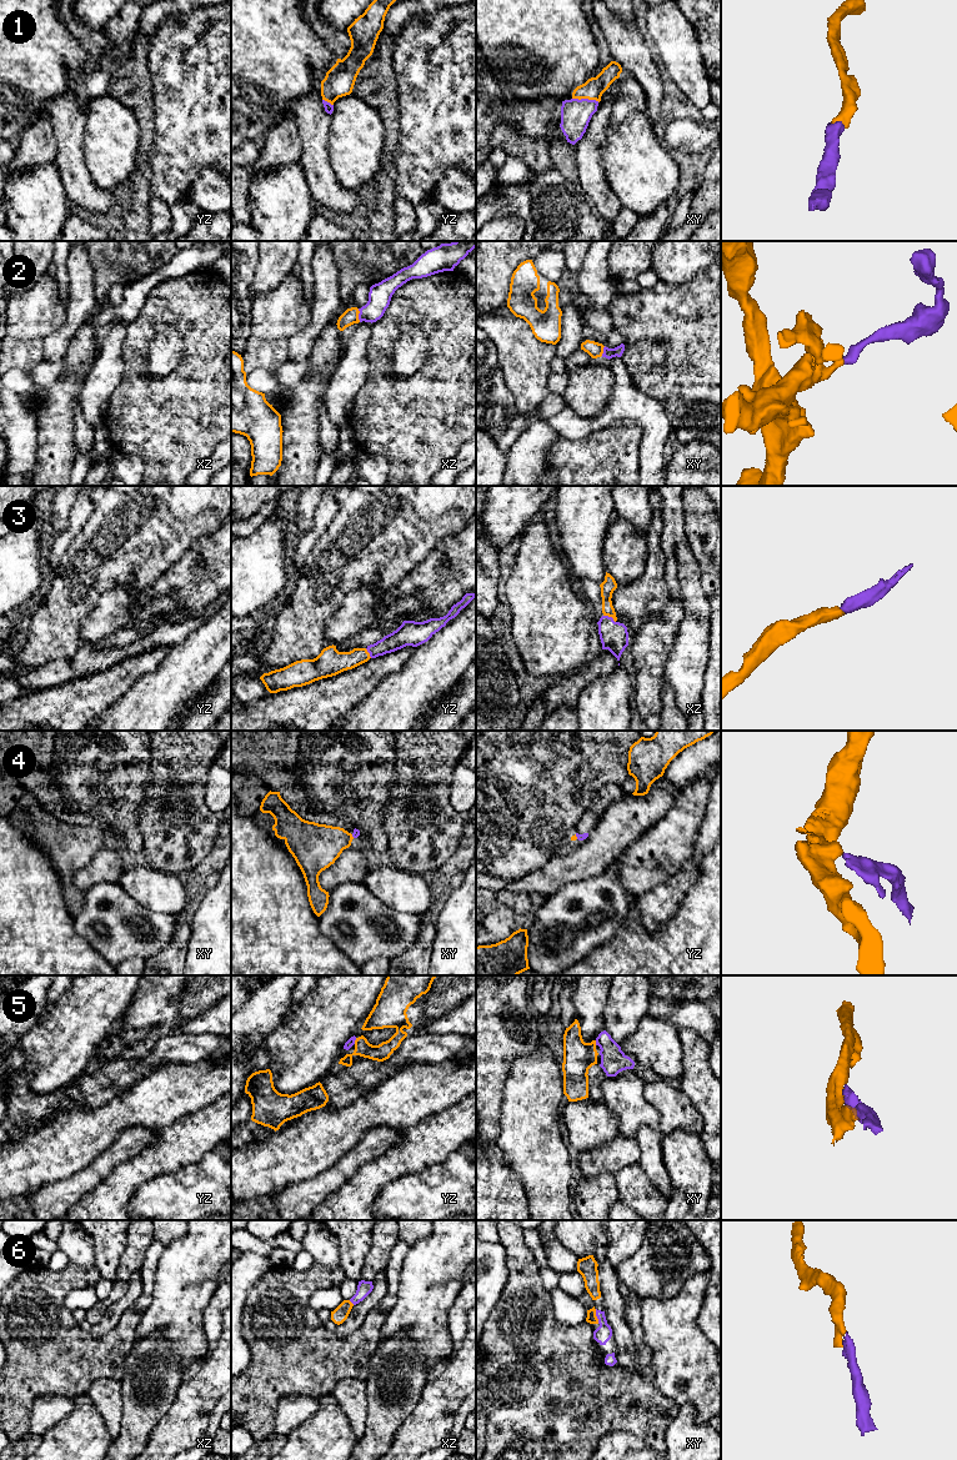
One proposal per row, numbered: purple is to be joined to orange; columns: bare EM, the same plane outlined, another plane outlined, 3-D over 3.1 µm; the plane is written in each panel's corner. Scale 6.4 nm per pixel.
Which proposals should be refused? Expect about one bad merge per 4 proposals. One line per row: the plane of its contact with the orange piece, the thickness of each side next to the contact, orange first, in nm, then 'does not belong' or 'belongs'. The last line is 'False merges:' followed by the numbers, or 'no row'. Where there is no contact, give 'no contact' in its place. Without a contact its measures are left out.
1: contact in xy; calibres 140 and 190 nm; belongs
2: contact in xz; calibres 100 and 150 nm; belongs
3: contact in xz; calibres 90 and 180 nm; belongs
4: contact in yz; calibres 30 and 50 nm; does not belong
5: contact in yz; calibres 170 and 50 nm; does not belong
6: contact in xy; calibres 70 and 110 nm; belongs
False merges: 4, 5

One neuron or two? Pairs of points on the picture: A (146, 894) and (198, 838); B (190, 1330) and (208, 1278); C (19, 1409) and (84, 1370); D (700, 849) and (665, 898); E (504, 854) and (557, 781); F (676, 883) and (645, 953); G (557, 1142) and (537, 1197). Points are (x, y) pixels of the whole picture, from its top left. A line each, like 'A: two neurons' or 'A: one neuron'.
A: two neurons
B: one neuron
C: one neuron
D: one neuron
E: one neuron
F: two neurons
G: one neuron

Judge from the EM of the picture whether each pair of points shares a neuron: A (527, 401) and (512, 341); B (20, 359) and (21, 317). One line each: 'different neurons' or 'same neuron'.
A: same neuron
B: same neuron

